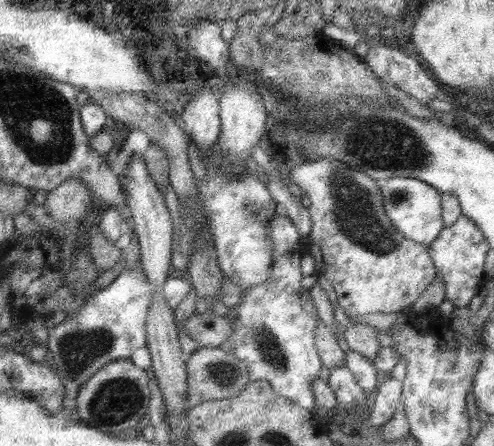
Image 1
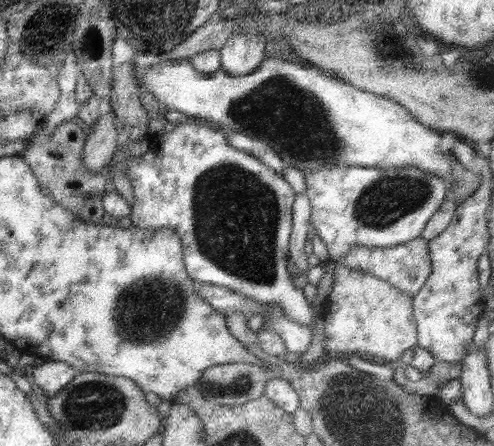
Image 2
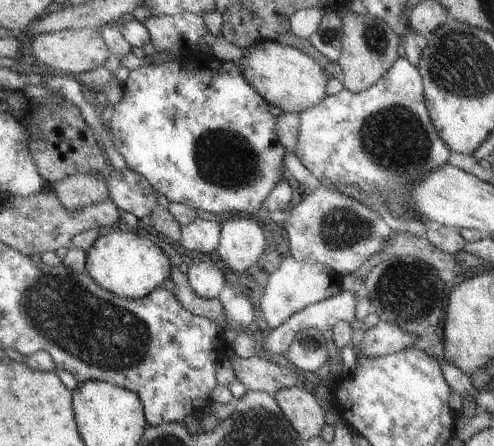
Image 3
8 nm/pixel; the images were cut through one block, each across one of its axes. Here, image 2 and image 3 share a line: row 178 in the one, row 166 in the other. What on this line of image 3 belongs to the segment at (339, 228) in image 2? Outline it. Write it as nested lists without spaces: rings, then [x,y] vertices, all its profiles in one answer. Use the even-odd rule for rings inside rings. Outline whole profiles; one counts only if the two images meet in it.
[[[397,58],[393,66],[369,88],[363,92],[349,92],[341,90],[333,96],[325,96],[319,104],[303,110],[299,114],[299,138],[297,138],[297,148],[295,156],[299,162],[311,172],[311,182],[317,182],[325,188],[357,188],[363,194],[379,192],[383,202],[387,204],[387,210],[393,218],[397,218],[403,226],[405,232],[399,234],[409,234],[407,226],[421,224],[417,218],[417,210],[409,206],[409,186],[417,184],[427,172],[443,168],[447,164],[451,150],[447,144],[439,138],[427,106],[423,102],[423,80],[421,74],[413,64],[407,62],[407,58]]]

